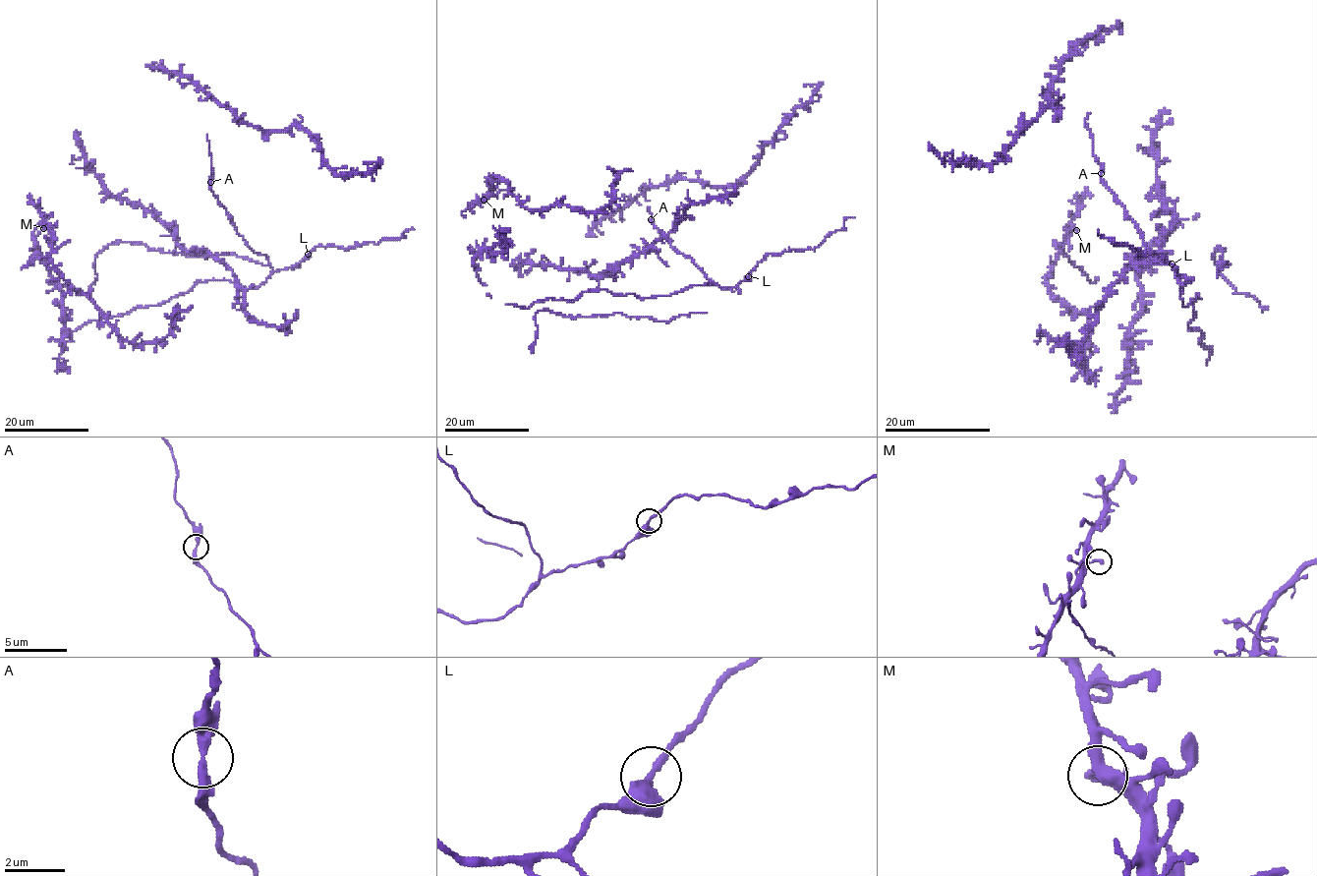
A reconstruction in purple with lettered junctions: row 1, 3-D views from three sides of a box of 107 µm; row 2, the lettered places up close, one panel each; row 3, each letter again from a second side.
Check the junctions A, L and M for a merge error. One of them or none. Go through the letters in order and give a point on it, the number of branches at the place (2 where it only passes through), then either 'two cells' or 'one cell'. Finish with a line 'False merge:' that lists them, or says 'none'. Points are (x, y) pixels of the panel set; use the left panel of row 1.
A: at (210, 182); 2 branches meet; one cell
L: at (308, 254); 2 branches meet; one cell
M: at (43, 228); 1 branches meet; one cell
False merge: none

